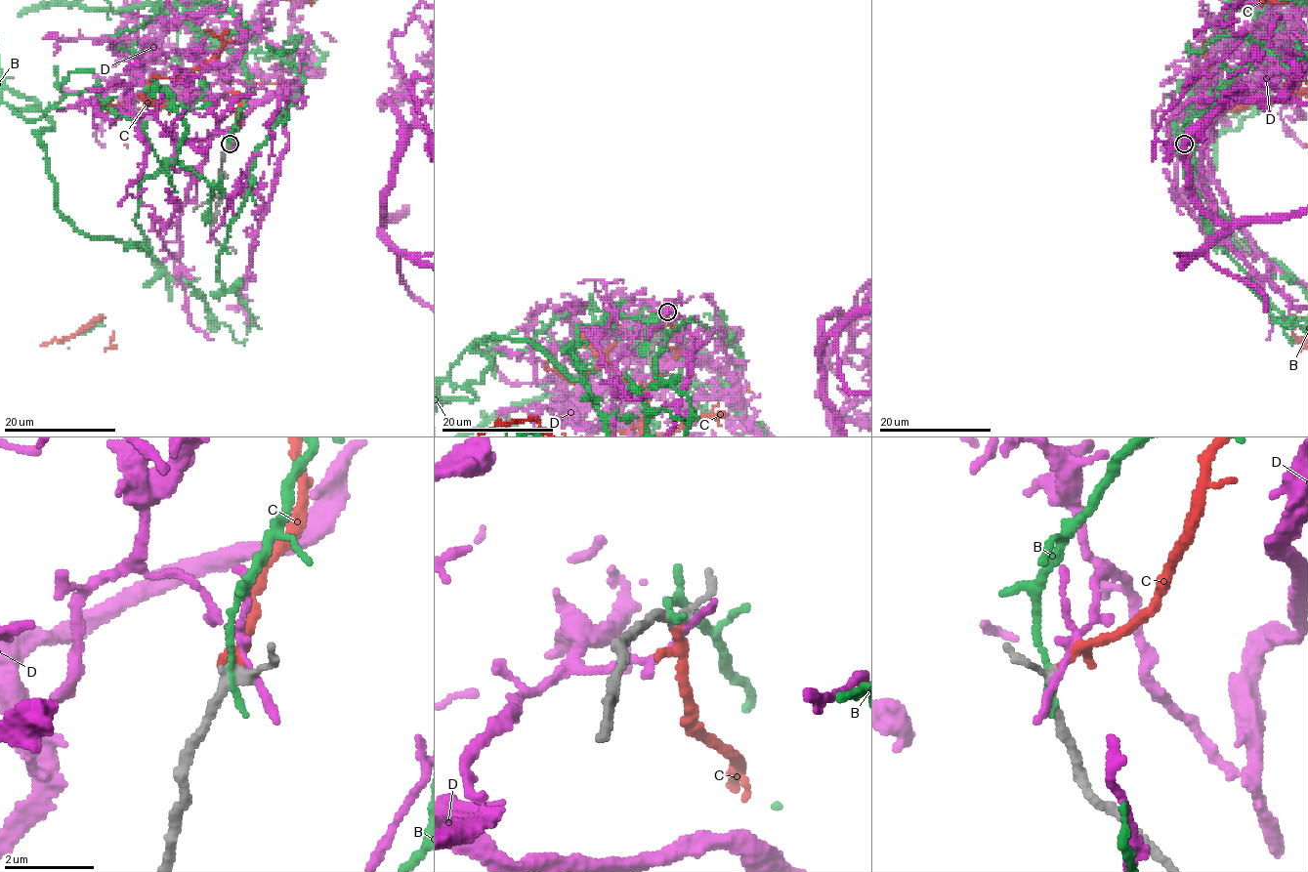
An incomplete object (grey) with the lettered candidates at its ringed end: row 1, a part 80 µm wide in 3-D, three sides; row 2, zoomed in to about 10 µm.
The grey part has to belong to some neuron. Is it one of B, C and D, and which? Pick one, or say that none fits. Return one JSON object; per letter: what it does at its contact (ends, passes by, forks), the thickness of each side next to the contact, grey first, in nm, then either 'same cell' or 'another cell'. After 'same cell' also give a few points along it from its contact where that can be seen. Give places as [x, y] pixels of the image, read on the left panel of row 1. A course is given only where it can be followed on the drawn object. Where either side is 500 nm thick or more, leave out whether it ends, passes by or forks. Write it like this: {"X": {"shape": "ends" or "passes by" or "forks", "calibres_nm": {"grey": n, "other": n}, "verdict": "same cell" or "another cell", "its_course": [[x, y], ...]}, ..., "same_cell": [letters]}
{"B": {"shape": "ends", "calibres_nm": {"grey": 240, "other": 150}, "verdict": "another cell"}, "C": {"shape": "ends", "calibres_nm": {"grey": 200, "other": 220}, "verdict": "same cell"}, "D": {"shape": "ends", "calibres_nm": {"grey": 220, "other": 200}, "verdict": "another cell"}, "same_cell": ["C"]}

